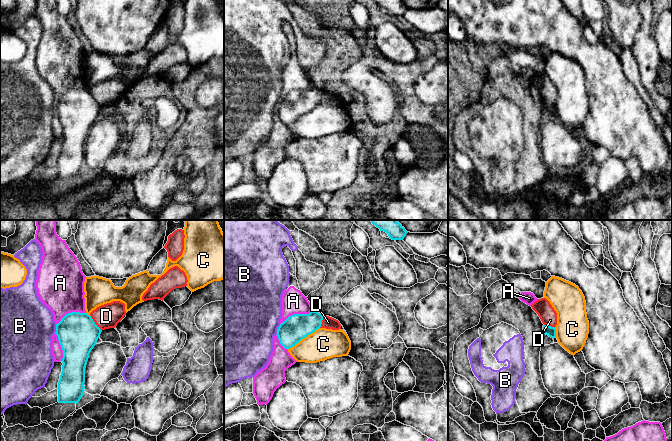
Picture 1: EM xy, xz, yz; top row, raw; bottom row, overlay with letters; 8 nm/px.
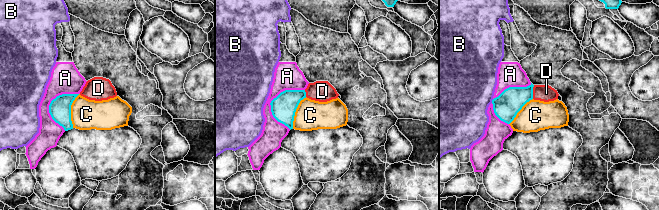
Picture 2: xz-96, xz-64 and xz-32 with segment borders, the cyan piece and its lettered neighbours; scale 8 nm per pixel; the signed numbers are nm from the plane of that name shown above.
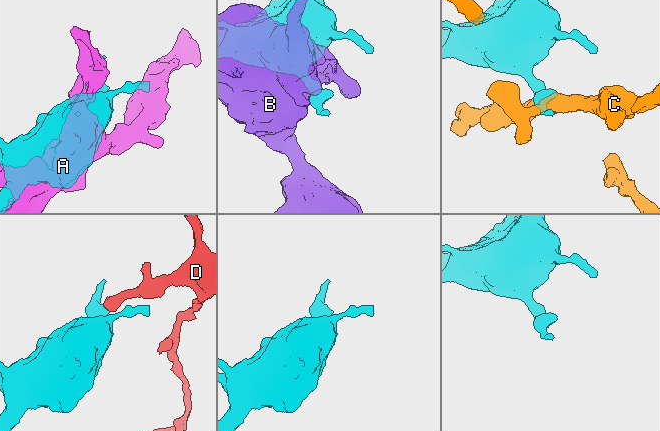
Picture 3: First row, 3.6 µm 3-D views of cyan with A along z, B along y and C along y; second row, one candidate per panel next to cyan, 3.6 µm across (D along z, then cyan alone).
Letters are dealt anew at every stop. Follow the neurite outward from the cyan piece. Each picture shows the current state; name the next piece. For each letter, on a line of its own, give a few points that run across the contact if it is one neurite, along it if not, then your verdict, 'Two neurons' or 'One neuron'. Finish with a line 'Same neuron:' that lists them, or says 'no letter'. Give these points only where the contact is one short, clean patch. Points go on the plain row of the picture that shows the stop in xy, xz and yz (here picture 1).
A: Two neurons
B: Two neurons
C: Two neurons
D: Two neurons
Same neuron: no letter

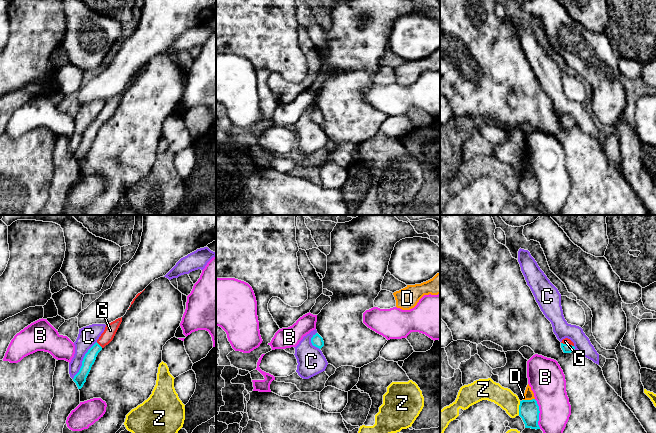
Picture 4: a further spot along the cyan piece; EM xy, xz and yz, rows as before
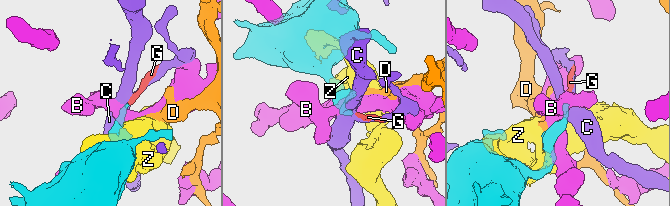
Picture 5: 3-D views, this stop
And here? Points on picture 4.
B: Two neurons
C: Line: xy (96, 117), (85, 130), (79, 147), (72, 154). Two neurons
D: Two neurons
G: Line: xy (90, 133), (98, 120), (107, 112). One neuron
Z: Two neurons
Same neuron: G

